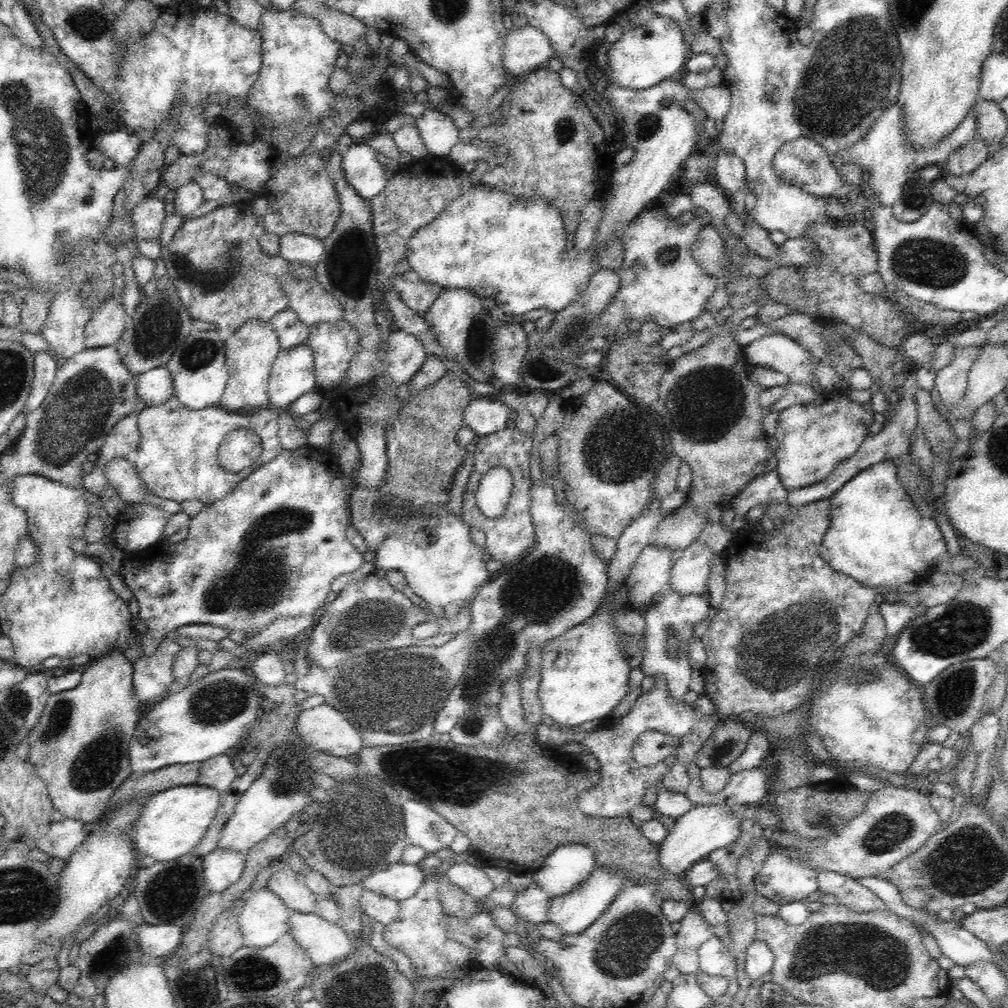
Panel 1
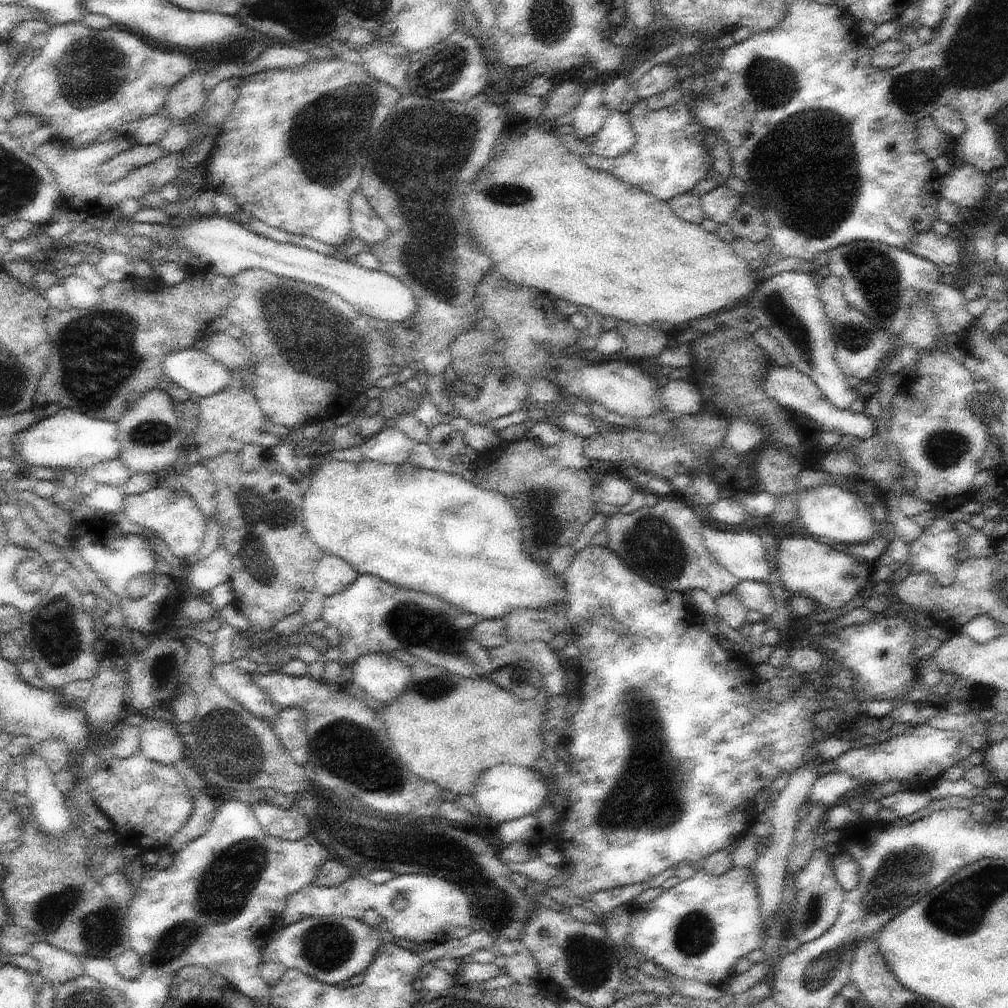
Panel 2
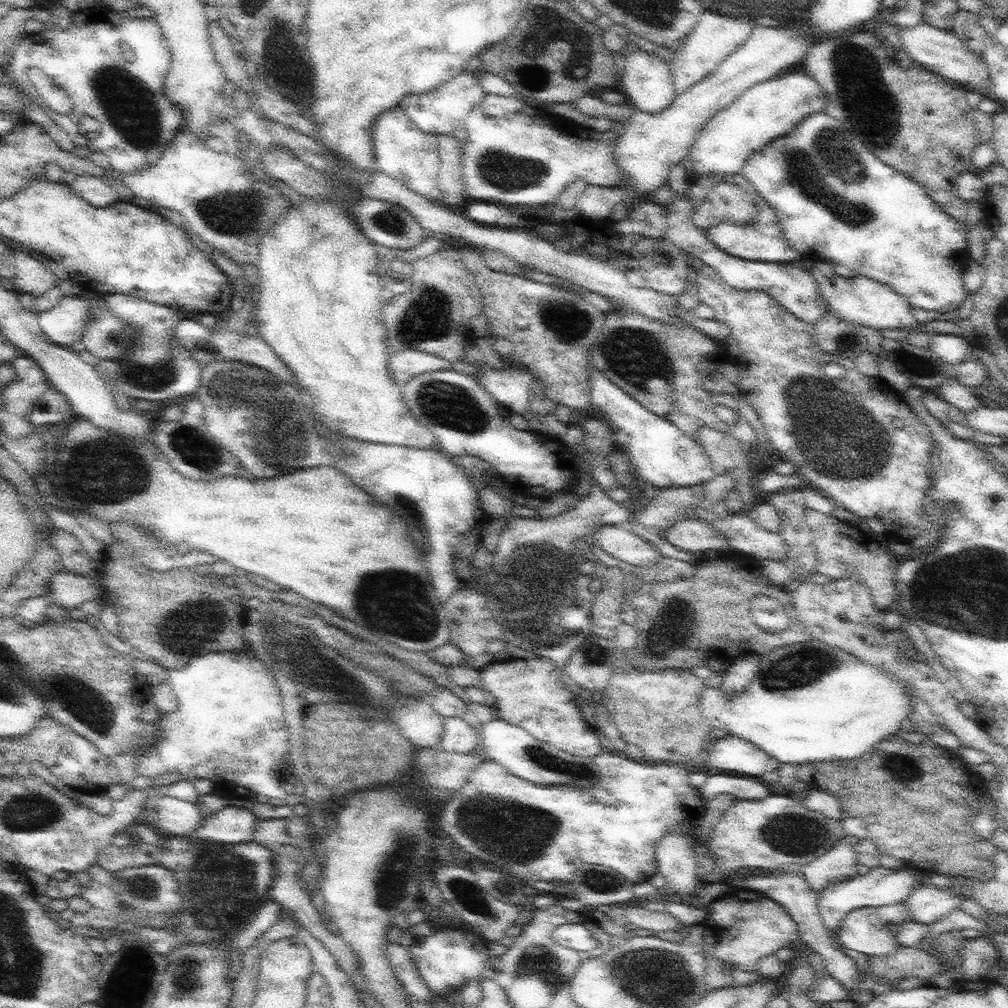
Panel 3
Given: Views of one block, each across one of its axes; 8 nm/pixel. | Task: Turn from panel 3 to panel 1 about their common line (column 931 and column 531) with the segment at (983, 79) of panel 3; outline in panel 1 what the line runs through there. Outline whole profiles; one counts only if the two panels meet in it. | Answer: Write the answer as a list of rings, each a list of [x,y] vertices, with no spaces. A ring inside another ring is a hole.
[[[534,26],[512,27],[503,40],[503,65],[520,78],[529,71],[545,66],[552,56],[549,38]]]

